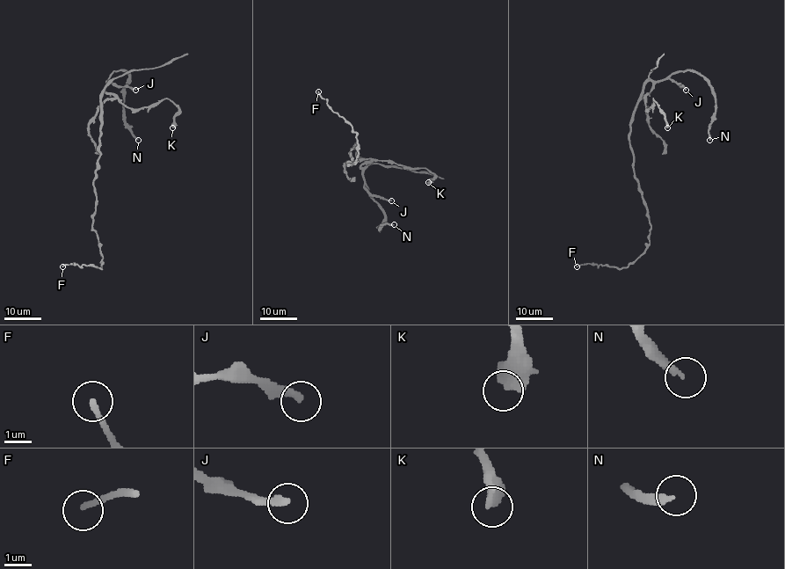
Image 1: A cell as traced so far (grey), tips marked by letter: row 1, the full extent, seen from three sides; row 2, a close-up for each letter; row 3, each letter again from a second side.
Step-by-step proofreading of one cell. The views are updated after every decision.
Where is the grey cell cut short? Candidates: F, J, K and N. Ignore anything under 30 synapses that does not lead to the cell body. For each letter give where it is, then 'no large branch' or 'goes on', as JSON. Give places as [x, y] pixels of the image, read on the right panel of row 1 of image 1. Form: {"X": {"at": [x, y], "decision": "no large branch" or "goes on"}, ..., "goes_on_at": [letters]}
{"F": {"at": [577, 266], "decision": "no large branch"}, "J": {"at": [686, 90], "decision": "no large branch"}, "K": {"at": [667, 127], "decision": "no large branch"}, "N": {"at": [709, 140], "decision": "goes on"}, "goes_on_at": ["N"]}

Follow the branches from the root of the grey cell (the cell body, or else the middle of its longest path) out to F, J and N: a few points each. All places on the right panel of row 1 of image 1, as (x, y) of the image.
F: (629, 144), (635, 178), (650, 225), (650, 244), (626, 266), (618, 268), (589, 263), (577, 266)
J: (629, 144), (632, 113), (648, 81), (672, 78), (686, 90)
N: (629, 144), (631, 117), (643, 86), (687, 70), (700, 74), (714, 93), (709, 140)

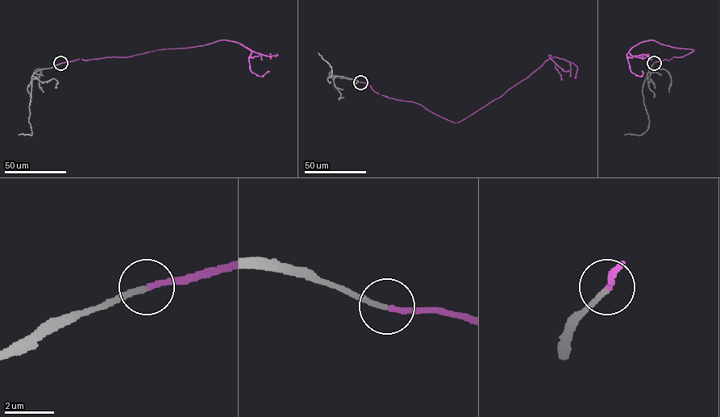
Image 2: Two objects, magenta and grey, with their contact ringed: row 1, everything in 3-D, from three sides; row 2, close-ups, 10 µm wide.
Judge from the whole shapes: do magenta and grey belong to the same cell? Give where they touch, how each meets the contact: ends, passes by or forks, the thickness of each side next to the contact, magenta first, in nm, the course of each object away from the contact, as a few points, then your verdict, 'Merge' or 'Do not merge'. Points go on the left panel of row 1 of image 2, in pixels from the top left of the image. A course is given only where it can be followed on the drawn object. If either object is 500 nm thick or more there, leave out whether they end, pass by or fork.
Place: (60, 63). At the ring magenta ends. At the ring grey ends. Thickness 220 nm (magenta) against 200 nm. Course of magenta: (60, 63), (77, 59), (129, 56), (226, 39), (251, 51), (249, 68), (253, 72), (263, 76), (269, 71). Course of grey: (60, 63), (41, 68), (32, 76), (28, 121), (31, 134), (18, 135). Merge

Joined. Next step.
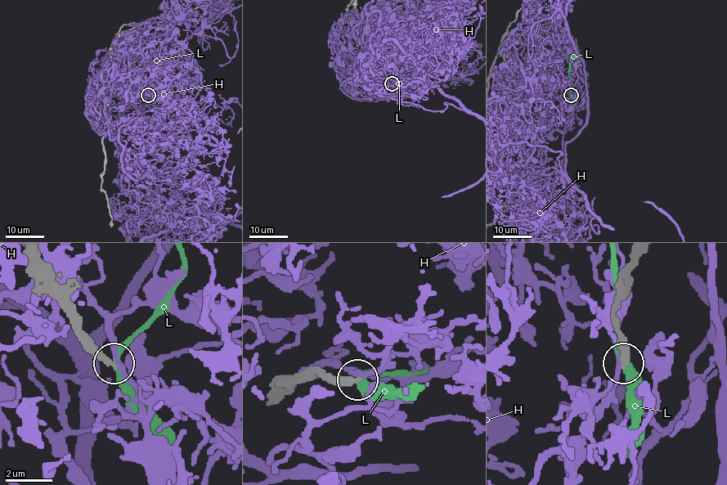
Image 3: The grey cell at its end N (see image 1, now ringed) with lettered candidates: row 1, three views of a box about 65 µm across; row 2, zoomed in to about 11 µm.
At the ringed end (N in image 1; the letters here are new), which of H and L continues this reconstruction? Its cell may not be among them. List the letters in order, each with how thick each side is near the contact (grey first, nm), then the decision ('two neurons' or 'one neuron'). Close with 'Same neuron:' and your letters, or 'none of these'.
H: calibres 280 and 200 nm; two neurons
L: calibres 300 and 280 nm; two neurons
Same neuron: none of these

